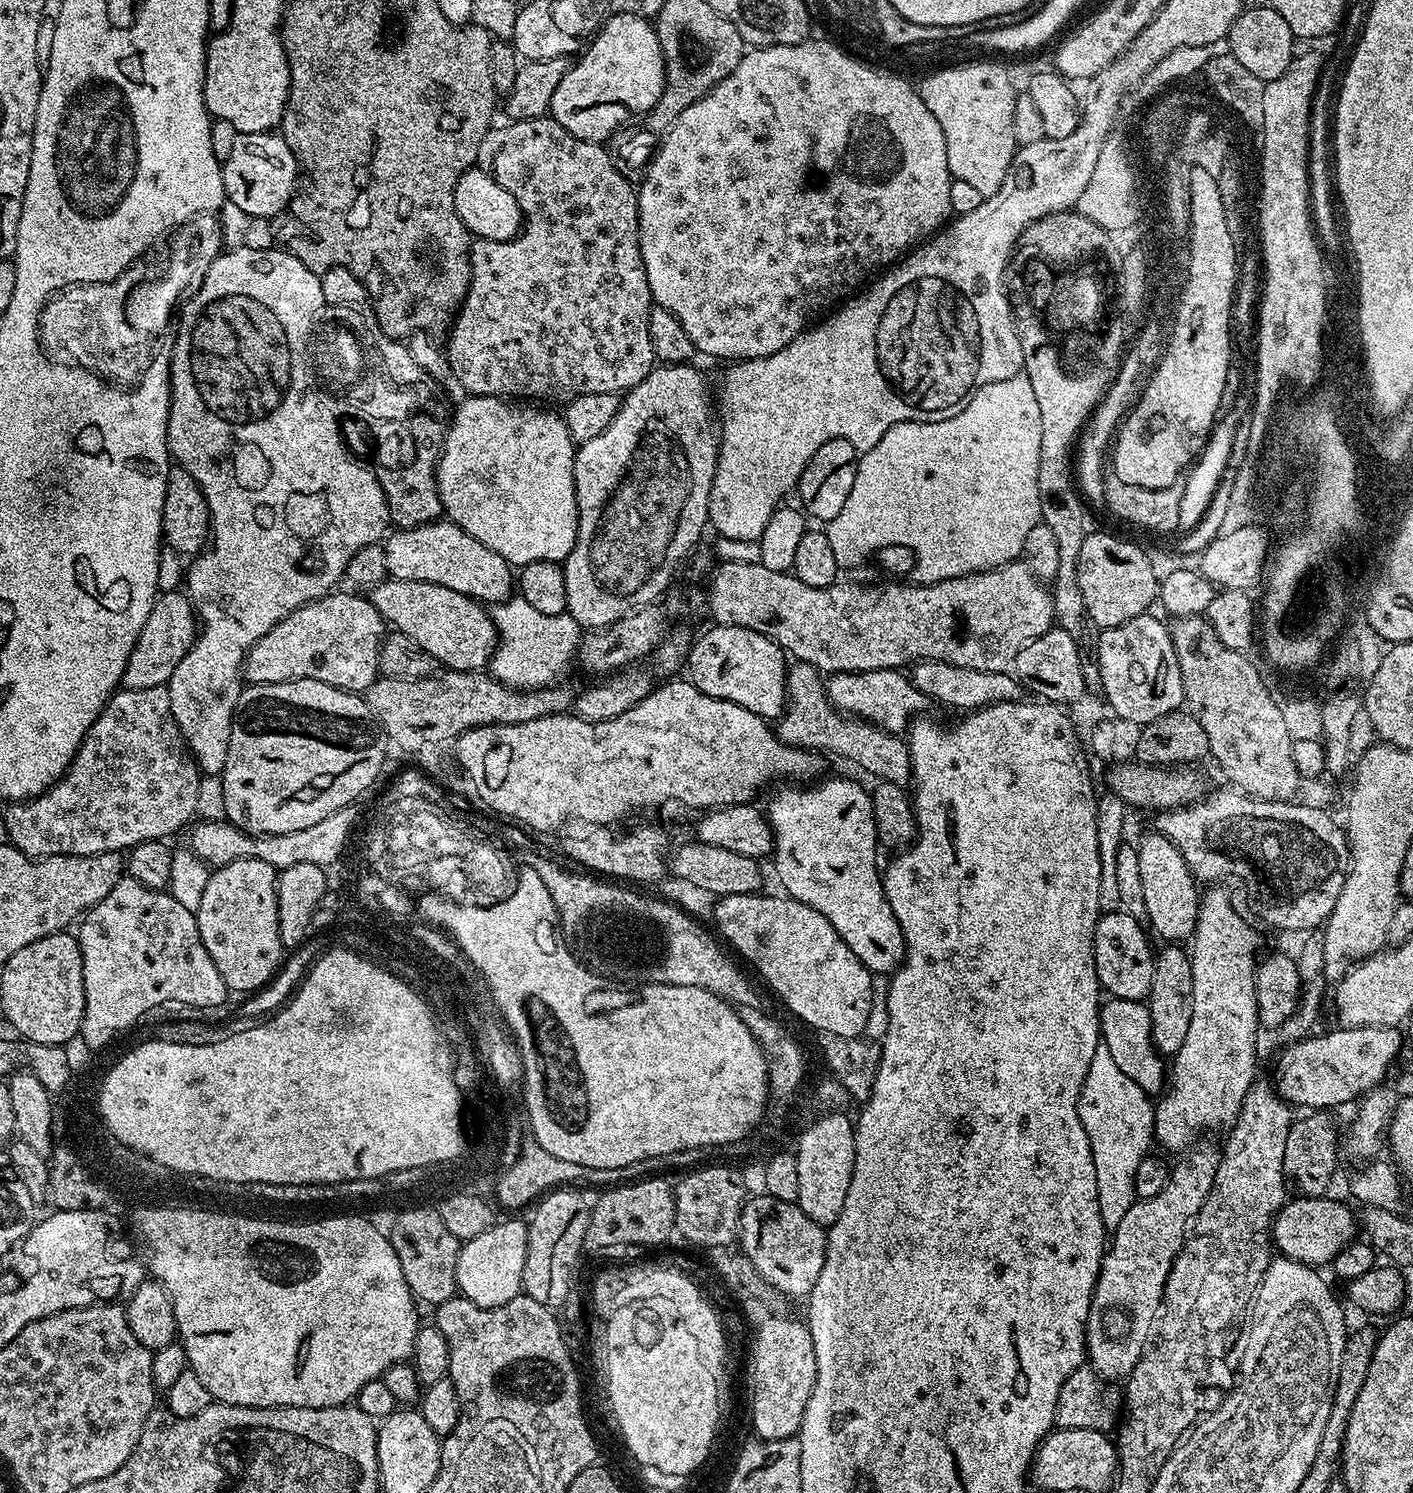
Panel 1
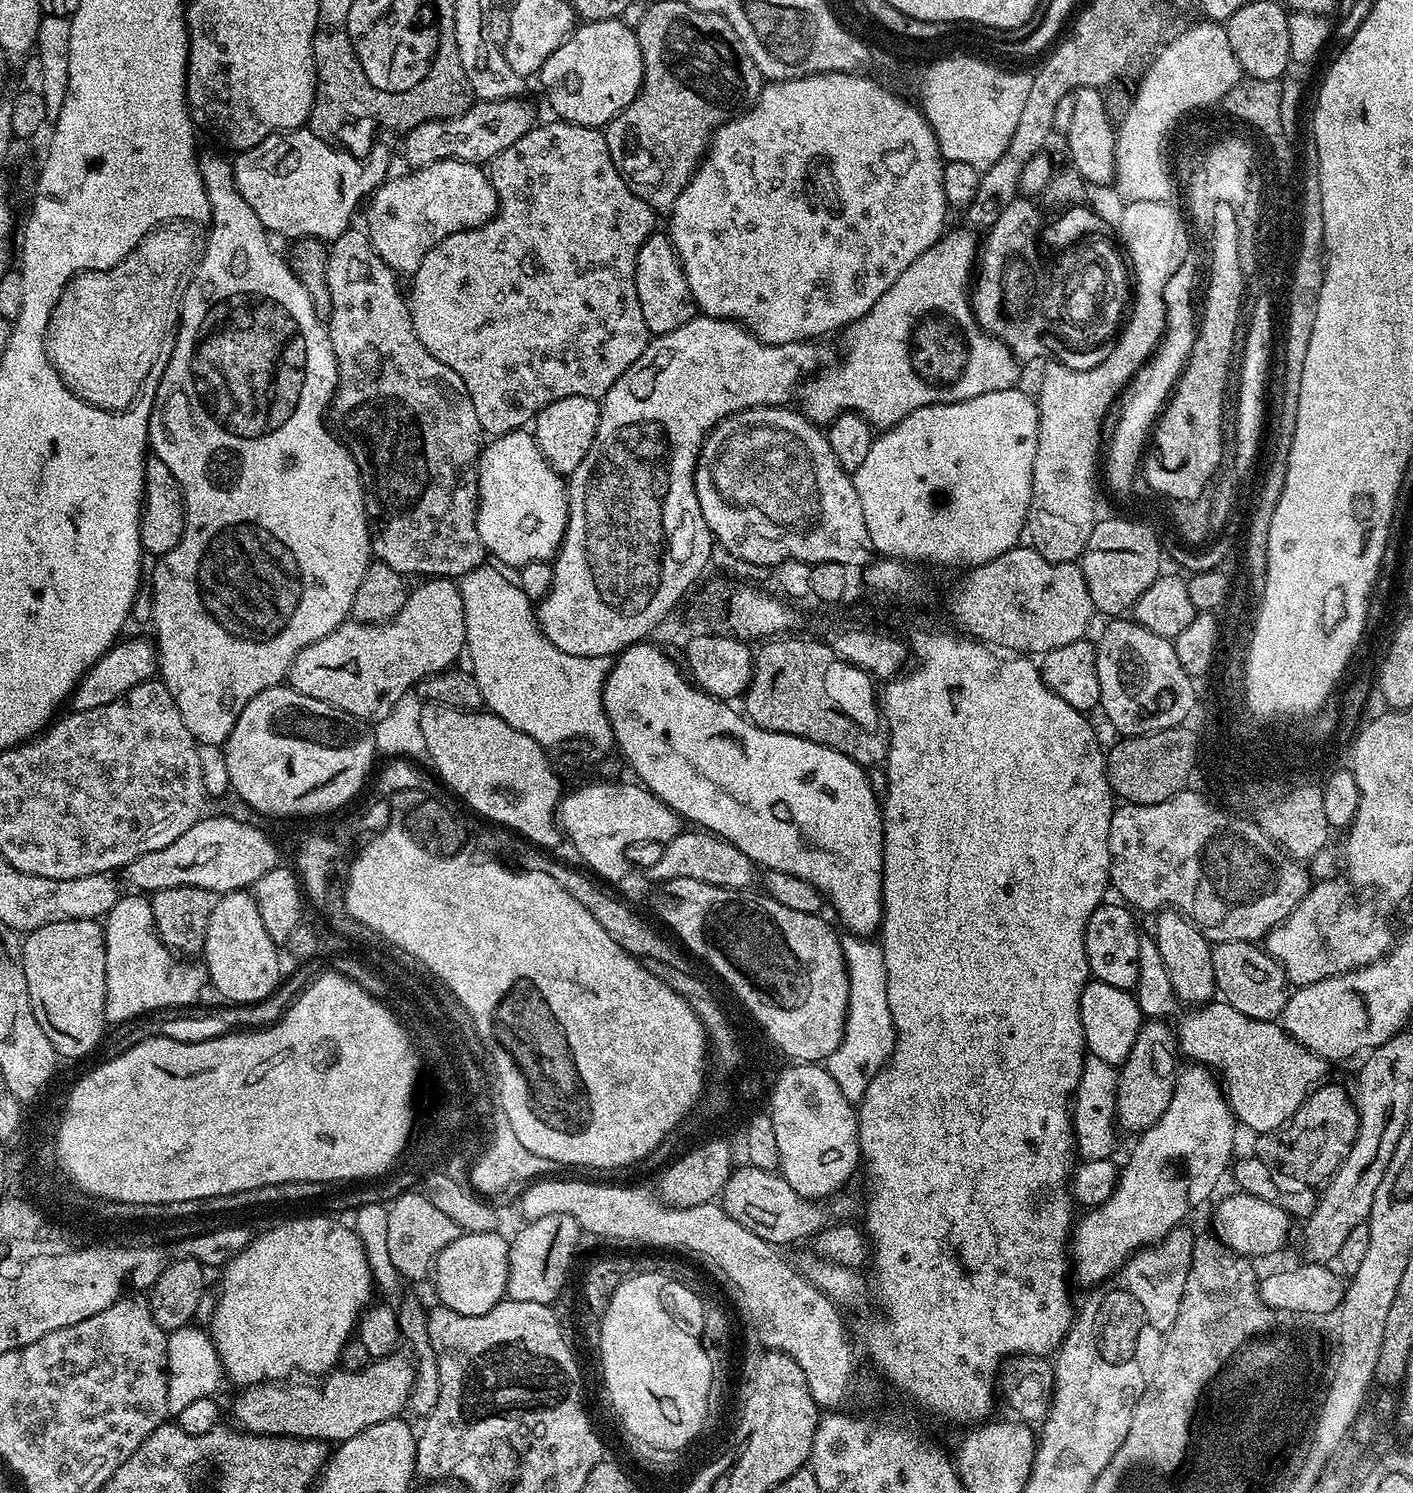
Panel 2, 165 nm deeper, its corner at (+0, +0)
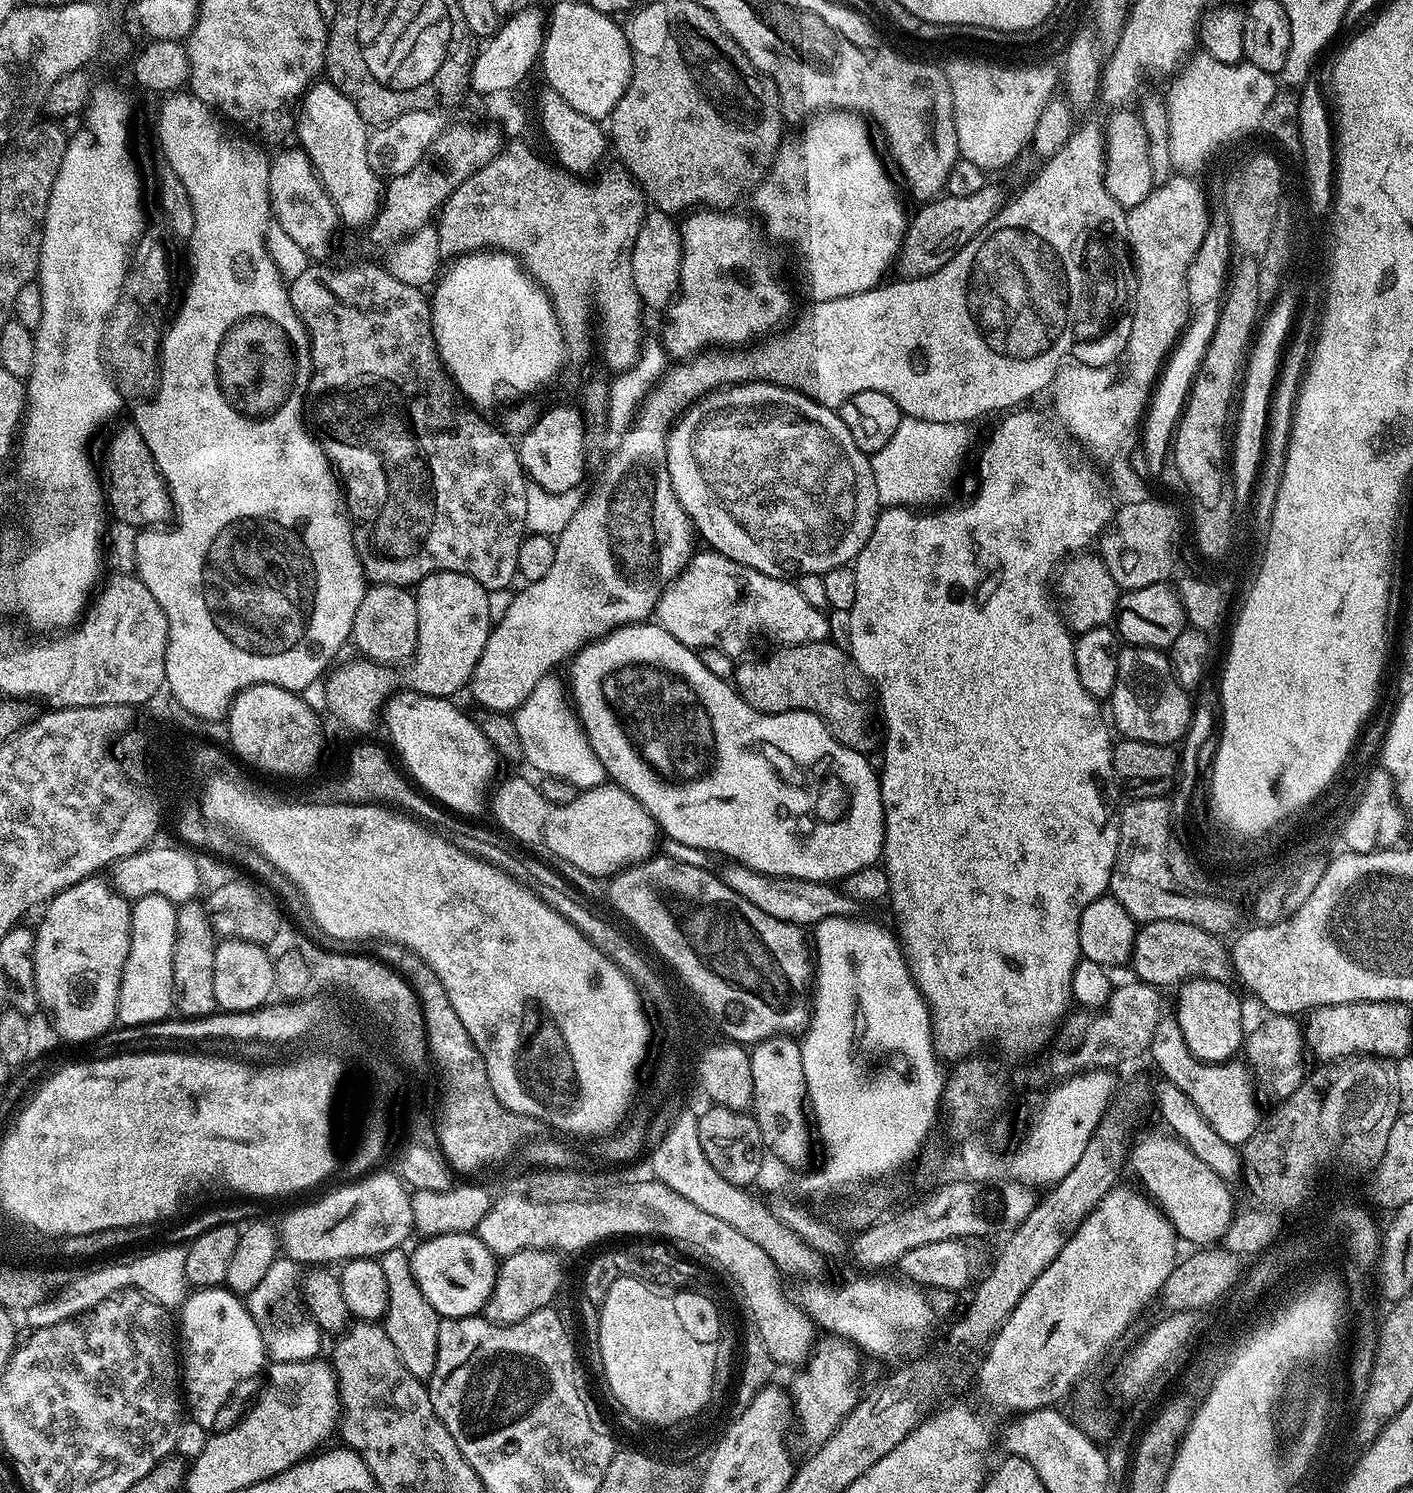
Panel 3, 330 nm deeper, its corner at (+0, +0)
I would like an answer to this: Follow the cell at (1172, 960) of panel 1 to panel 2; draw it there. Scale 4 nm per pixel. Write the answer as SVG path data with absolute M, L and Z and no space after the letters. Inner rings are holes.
M1145 1019L1138 1030L1138 1038L1134 1038L1134 1046L1130 1046L1130 1054L1126 1062L1119 1065L1118 1075L1116 1077L1116 1123L1121 1129L1124 1128L1131 1134L1145 1132L1158 1118L1162 1116L1166 1106L1170 1104L1172 1091L1176 1085L1178 1075L1178 1041L1171 1023L1163 1020Z

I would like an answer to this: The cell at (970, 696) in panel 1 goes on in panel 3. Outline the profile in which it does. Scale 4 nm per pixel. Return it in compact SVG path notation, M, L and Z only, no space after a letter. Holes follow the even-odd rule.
M697 551L656 603L655 623L687 648L713 648L740 658L751 640L765 636L780 646L828 640L828 620L819 608L798 594L791 579L767 576L742 566L721 552Z

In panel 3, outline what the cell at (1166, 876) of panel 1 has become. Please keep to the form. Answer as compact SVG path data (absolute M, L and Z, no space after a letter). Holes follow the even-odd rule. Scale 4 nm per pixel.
M1189 978L1179 985L1174 1015L1178 1026L1182 1026L1182 1038L1186 1038L1188 1049L1207 1064L1223 1064L1233 1059L1246 1039L1244 1012L1232 990L1227 984L1203 978Z

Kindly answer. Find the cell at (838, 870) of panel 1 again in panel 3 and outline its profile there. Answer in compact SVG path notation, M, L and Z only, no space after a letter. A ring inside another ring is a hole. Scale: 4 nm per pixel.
M641 622L628 624L624 628L615 628L613 632L608 633L606 636L601 636L598 640L593 640L581 652L576 653L570 661L570 667L572 667L570 696L574 701L574 711L580 717L580 724L584 728L584 733L588 735L589 746L594 750L594 754L598 754L598 762L602 762L607 779L620 788L626 789L634 798L638 798L638 802L642 802L642 806L654 818L657 829L663 835L665 832L670 839L677 840L678 843L685 844L688 848L697 848L700 852L717 852L720 856L729 856L727 858L729 861L744 864L750 870L761 872L767 876L797 876L799 880L839 882L844 877L854 874L854 870L871 868L881 859L884 850L884 807L882 806L882 794L880 793L880 777L878 773L870 768L870 762L867 761L865 753L855 752L846 746L842 746L832 737L824 721L819 720L812 712L759 712L754 710L740 697L740 693L736 691L728 680L723 680L714 674L710 674L710 670L706 670L706 666L702 666L699 655L693 649L687 648L682 642L678 642L674 638L674 634L670 634L655 622Z

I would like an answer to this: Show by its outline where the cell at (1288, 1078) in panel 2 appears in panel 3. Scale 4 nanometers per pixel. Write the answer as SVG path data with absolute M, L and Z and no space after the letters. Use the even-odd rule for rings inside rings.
M1161 1015L1160 1021L1154 1026L1154 1038L1150 1038L1146 1049L1147 1055L1152 1055L1152 1060L1156 1063L1156 1068L1161 1072L1163 1079L1174 1086L1178 1086L1179 1090L1187 1095L1198 1106L1199 1113L1210 1122L1210 1126L1214 1128L1215 1133L1222 1138L1223 1142L1228 1142L1235 1146L1243 1146L1246 1141L1256 1133L1256 1129L1262 1123L1262 1112L1260 1116L1260 1108L1256 1105L1256 1088L1257 1081L1254 1079L1254 1072L1247 1063L1239 1064L1239 1059L1233 1058L1225 1060L1223 1064L1207 1064L1205 1060L1200 1060L1186 1046L1186 1038L1182 1038L1182 1026L1178 1026L1175 1015Z

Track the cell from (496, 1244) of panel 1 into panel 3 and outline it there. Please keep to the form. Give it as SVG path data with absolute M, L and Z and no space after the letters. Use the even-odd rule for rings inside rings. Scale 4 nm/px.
M455 1232L430 1236L419 1242L421 1244L410 1252L412 1273L422 1294L426 1294L426 1302L430 1302L442 1318L483 1313L494 1290L498 1260L480 1237L470 1232Z

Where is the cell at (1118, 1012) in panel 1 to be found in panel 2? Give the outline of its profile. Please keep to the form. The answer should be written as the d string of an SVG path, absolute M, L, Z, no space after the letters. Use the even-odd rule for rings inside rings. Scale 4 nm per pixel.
M1093 979L1082 990L1080 999L1080 1021L1084 1031L1084 1047L1089 1053L1102 1062L1119 1066L1126 1062L1134 1038L1142 1023L1140 1007L1135 995L1129 989L1110 986L1106 982Z

